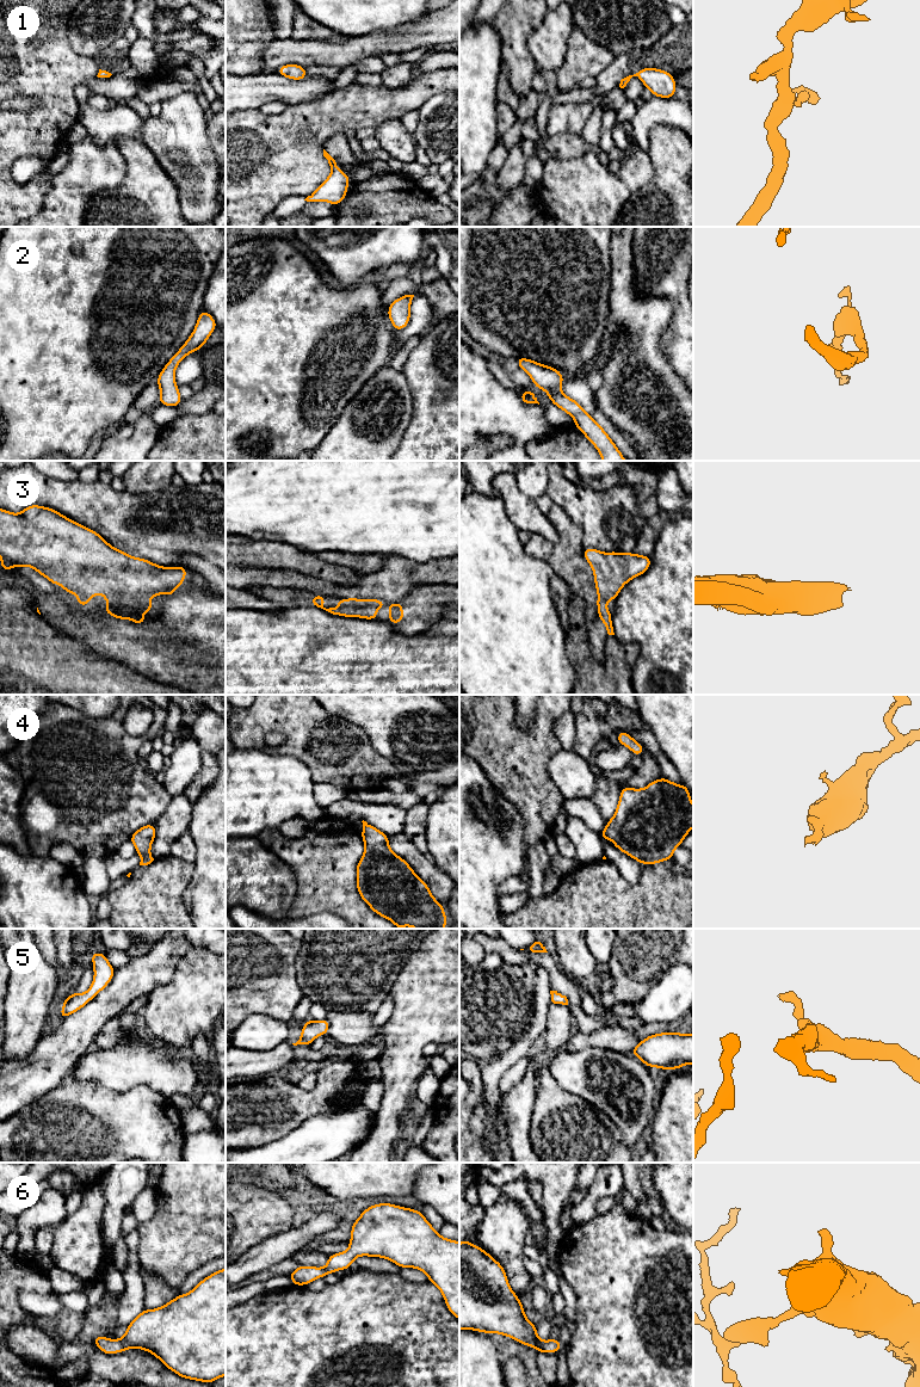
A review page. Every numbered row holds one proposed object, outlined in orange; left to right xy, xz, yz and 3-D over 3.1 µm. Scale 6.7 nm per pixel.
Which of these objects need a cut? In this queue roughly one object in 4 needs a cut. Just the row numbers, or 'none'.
3

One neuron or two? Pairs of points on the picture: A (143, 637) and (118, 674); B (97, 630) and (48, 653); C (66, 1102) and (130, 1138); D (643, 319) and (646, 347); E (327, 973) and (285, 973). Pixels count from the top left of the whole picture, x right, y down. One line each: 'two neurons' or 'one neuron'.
A: two neurons
B: two neurons
C: one neuron
D: one neuron
E: two neurons

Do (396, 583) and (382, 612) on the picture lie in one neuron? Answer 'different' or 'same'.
different

